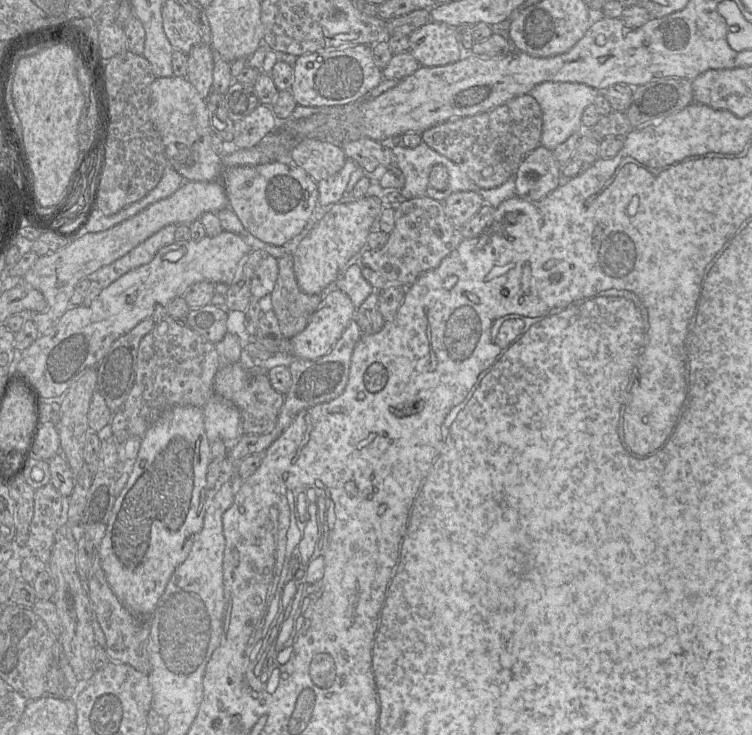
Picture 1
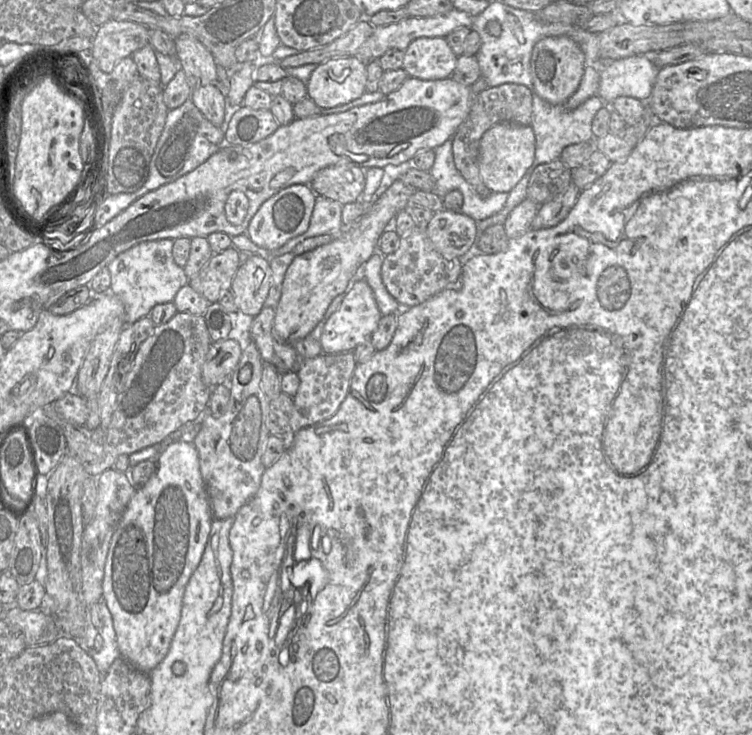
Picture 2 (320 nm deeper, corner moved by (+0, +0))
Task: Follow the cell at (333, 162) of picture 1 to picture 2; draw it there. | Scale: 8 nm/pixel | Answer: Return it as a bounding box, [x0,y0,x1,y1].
[309,164,365,205]

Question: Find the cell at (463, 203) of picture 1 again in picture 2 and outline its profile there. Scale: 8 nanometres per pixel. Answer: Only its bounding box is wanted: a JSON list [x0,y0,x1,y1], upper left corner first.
[426,212,477,259]

